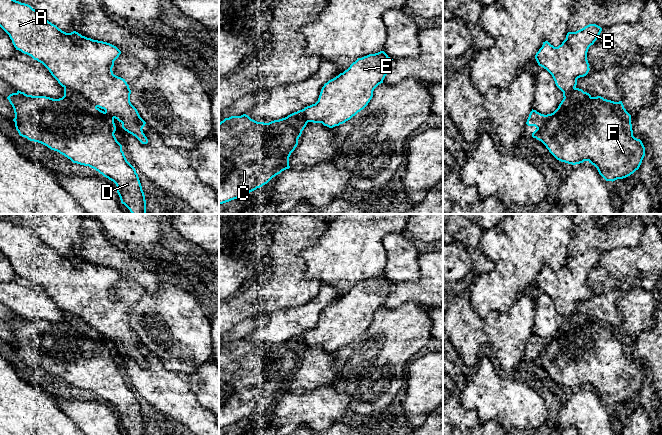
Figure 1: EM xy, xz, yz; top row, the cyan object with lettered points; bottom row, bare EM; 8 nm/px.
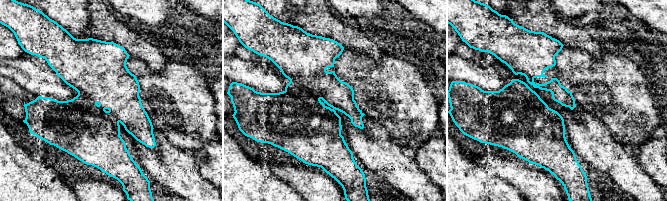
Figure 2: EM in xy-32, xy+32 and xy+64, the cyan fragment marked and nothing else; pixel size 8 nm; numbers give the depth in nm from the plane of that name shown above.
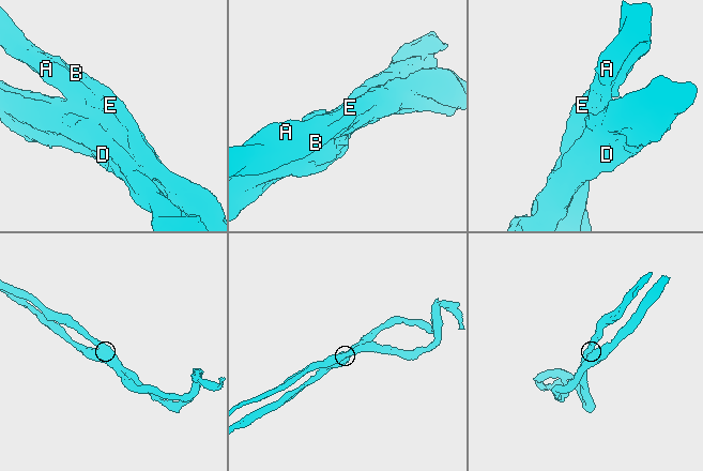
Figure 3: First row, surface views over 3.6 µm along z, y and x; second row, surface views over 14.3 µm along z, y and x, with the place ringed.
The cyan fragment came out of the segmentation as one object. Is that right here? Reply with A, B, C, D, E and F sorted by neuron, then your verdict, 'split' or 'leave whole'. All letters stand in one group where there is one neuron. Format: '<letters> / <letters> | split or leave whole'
A B E / C D F | split

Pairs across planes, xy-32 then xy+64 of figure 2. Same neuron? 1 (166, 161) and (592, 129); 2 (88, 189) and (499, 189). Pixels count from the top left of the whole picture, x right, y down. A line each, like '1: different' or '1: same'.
1: same
2: different

